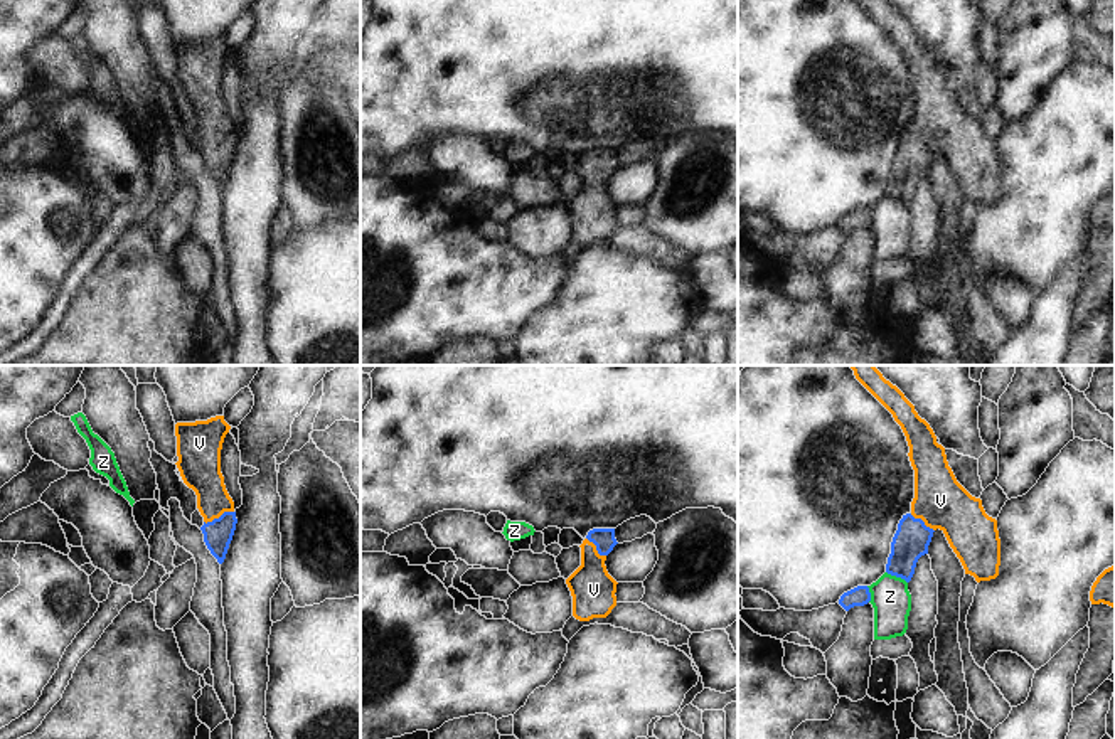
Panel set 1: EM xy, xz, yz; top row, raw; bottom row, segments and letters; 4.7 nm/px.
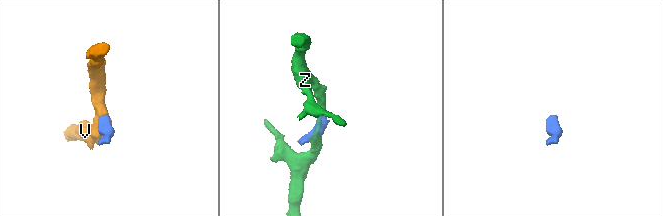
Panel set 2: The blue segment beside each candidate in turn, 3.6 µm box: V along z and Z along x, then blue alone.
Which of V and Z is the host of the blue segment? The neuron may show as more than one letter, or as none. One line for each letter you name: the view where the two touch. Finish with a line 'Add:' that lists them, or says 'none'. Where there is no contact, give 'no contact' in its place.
V: xy
Add: V

